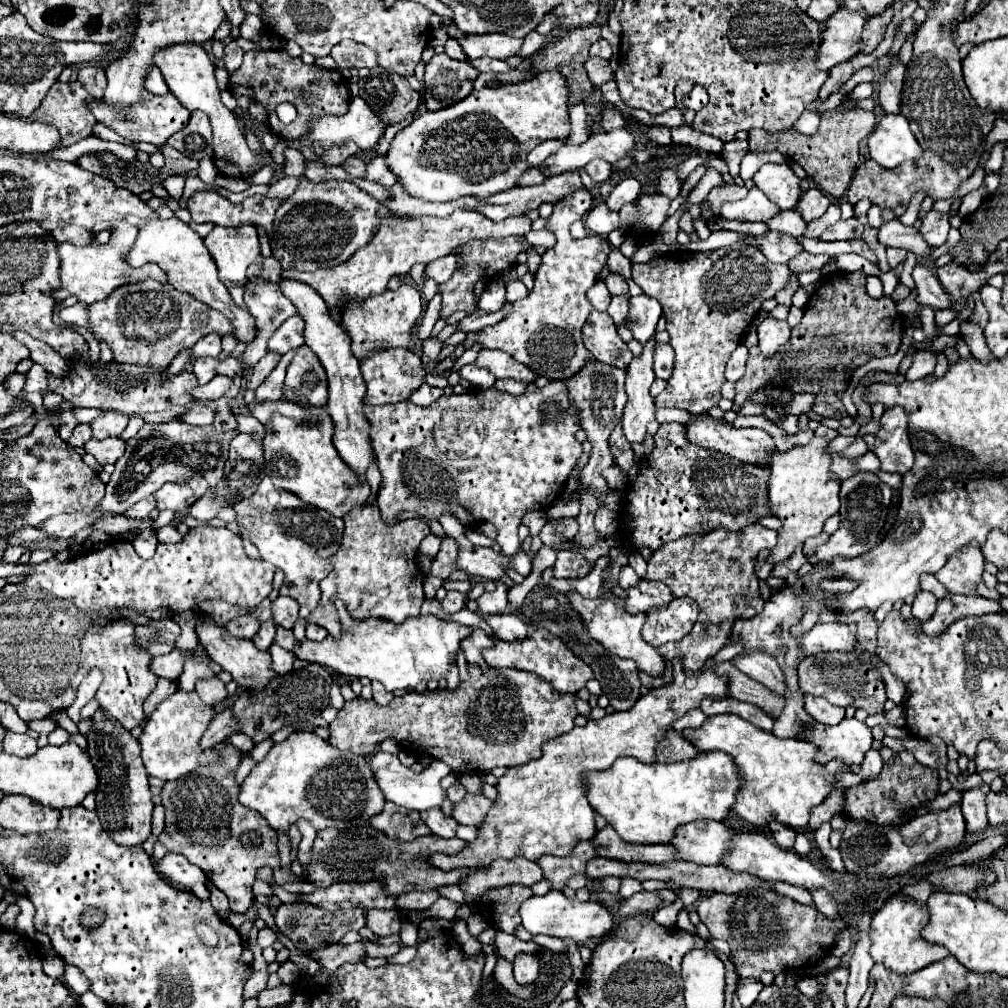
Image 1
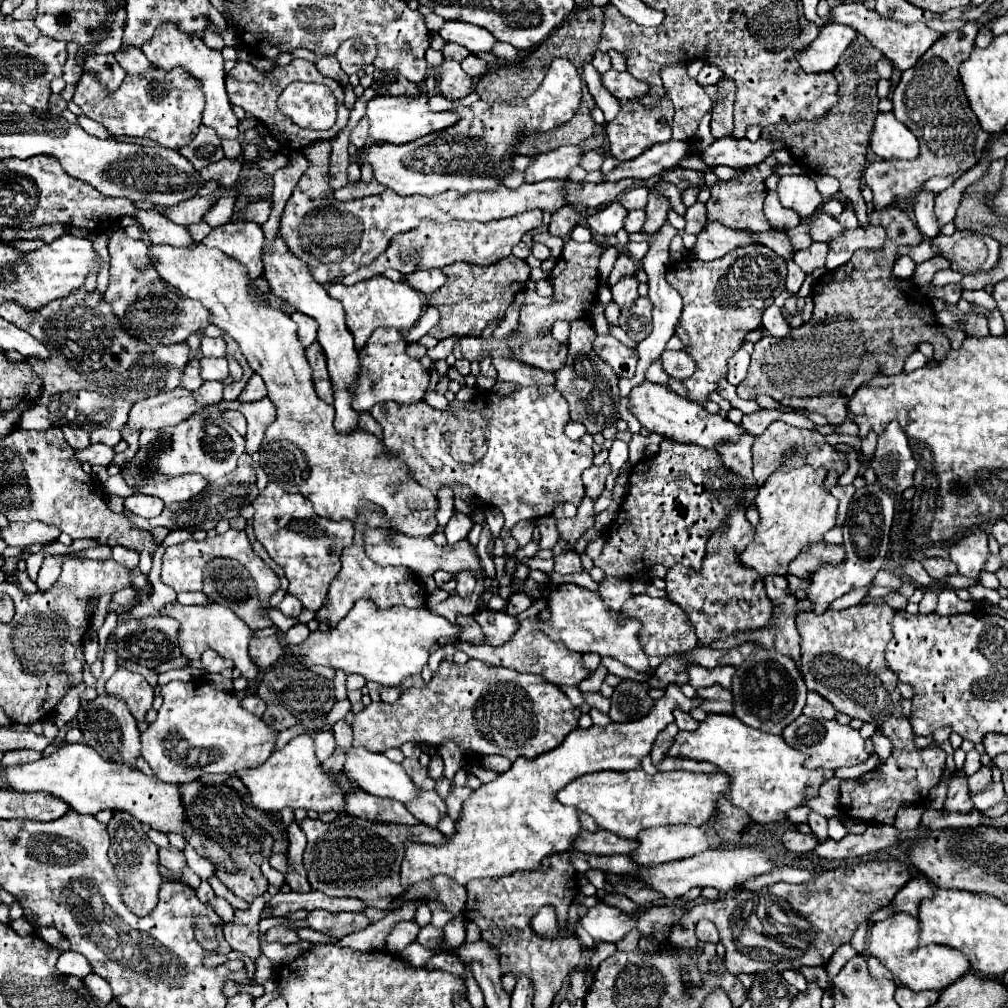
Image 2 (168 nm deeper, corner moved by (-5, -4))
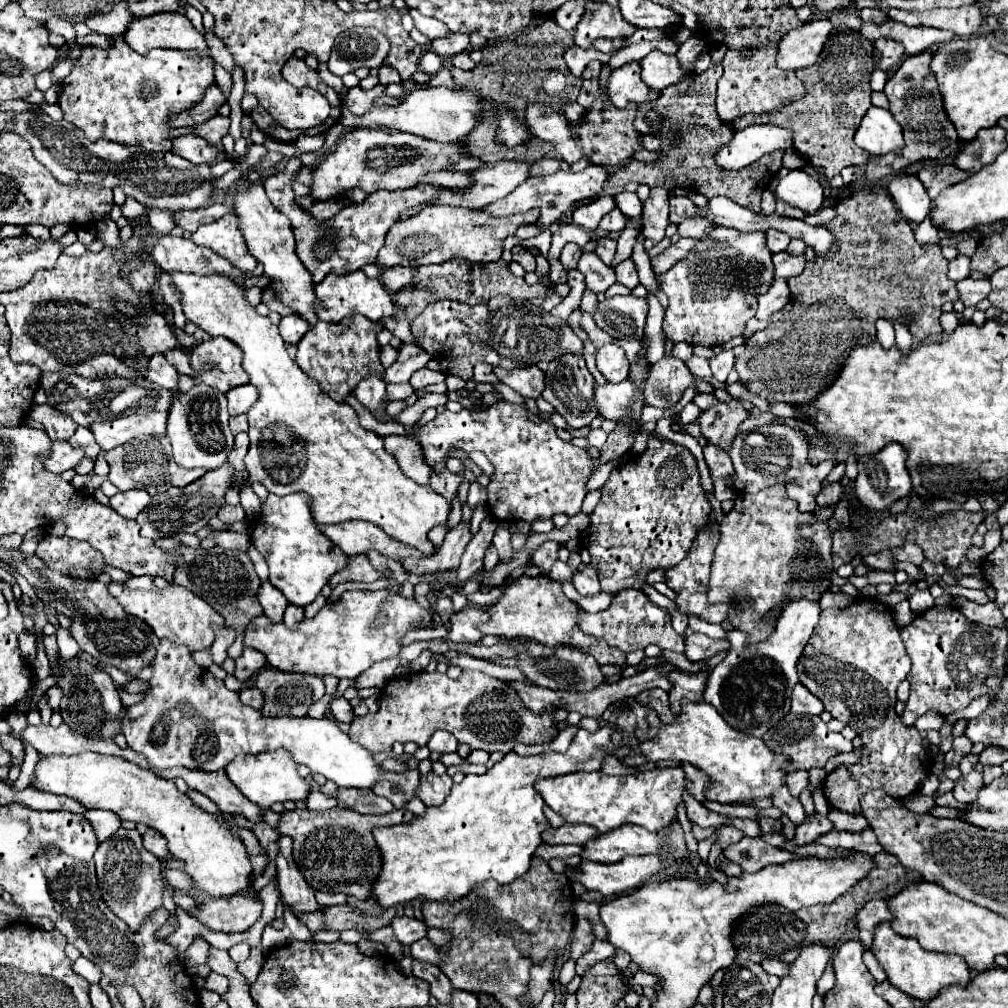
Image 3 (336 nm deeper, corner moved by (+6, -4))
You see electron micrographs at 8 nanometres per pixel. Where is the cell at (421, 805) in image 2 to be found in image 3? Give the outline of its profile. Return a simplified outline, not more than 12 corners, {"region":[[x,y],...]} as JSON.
{"region":[[383,770],[383,782],[375,794],[395,808],[417,796],[419,772],[391,774]]}

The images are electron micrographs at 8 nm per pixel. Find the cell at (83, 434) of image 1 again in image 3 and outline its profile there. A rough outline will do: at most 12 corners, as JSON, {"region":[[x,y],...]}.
{"region":[[35,404],[29,416],[51,440],[69,440],[77,424],[49,404]]}

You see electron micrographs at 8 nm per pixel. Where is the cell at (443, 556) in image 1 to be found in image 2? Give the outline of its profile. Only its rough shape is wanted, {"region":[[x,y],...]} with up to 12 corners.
{"region":[[456,511],[446,525],[448,542],[466,538],[474,522]]}

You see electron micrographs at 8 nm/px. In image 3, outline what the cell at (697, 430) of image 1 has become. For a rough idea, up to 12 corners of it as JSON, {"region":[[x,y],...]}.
{"region":[[631,380],[595,388],[599,414],[615,422],[631,416]]}

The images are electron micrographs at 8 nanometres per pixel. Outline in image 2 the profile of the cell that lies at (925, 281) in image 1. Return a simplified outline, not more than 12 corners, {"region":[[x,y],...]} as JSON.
{"region":[[966,316],[964,330],[968,336],[984,338],[988,322],[980,316]]}

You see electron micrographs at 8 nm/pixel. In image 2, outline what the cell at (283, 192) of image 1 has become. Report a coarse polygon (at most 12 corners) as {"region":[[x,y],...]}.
{"region":[[268,200],[248,202],[242,220],[264,224],[270,216]]}

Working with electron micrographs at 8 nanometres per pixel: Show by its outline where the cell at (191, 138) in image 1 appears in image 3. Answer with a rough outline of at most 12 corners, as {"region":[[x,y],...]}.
{"region":[[195,134],[175,138],[173,154],[215,164],[217,148]]}

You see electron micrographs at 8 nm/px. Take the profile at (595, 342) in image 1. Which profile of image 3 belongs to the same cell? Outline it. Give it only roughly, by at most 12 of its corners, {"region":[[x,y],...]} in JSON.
{"region":[[617,344],[597,350],[597,368],[607,382],[629,374],[625,350]]}

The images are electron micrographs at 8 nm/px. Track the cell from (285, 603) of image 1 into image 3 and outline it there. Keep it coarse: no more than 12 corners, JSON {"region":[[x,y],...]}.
{"region":[[263,582],[257,598],[265,616],[283,622],[289,602],[275,586]]}

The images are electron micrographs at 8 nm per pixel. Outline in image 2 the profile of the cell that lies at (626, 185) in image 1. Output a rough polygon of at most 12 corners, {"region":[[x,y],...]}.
{"region":[[638,186],[626,190],[620,202],[626,210],[646,206],[648,188]]}

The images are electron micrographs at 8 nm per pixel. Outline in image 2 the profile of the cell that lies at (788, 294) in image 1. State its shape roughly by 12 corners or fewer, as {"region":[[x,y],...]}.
{"region":[[788,260],[786,290],[798,292],[806,274]]}

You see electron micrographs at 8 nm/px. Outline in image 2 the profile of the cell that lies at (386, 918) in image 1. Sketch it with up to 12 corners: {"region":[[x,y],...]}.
{"region":[[400,922],[386,938],[386,948],[400,954],[416,942],[420,926]]}

